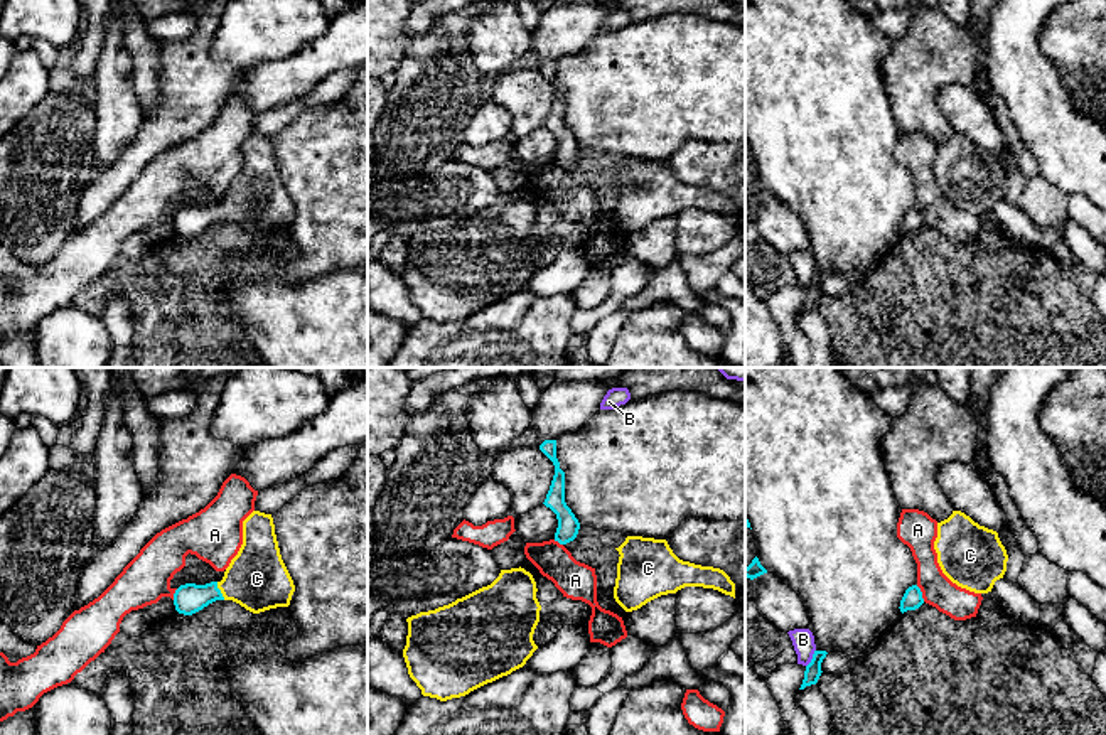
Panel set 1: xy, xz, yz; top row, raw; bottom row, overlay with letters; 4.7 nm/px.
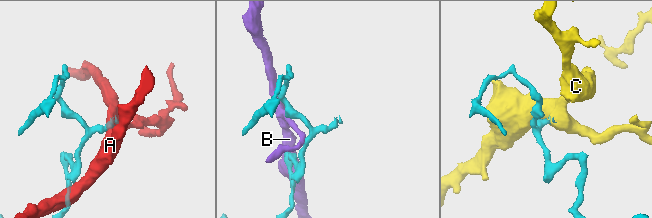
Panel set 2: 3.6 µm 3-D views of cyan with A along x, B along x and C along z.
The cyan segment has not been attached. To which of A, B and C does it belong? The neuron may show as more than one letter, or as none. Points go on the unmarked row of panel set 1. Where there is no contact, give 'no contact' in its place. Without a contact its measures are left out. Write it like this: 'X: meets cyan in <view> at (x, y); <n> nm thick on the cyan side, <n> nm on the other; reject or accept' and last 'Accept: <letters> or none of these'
A: meets cyan in yz at (921, 216); 100 nm thick on the cyan side, 160 nm on the other; reject
B: meets cyan in yz at (813, 280); 80 nm thick on the cyan side, 110 nm on the other; reject
C: meets cyan in xy at (220, 213); 140 nm thick on the cyan side, 300 nm on the other; accept
Accept: C

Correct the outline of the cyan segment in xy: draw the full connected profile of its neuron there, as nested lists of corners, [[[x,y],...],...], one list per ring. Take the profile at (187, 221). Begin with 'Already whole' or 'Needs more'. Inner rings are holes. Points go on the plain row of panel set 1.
Needs more. [[[253,133],[243,143],[243,167],[221,204],[185,206],[174,216],[179,236],[192,238],[216,223],[233,223],[253,236],[288,229],[293,202],[282,182],[271,137]]]

